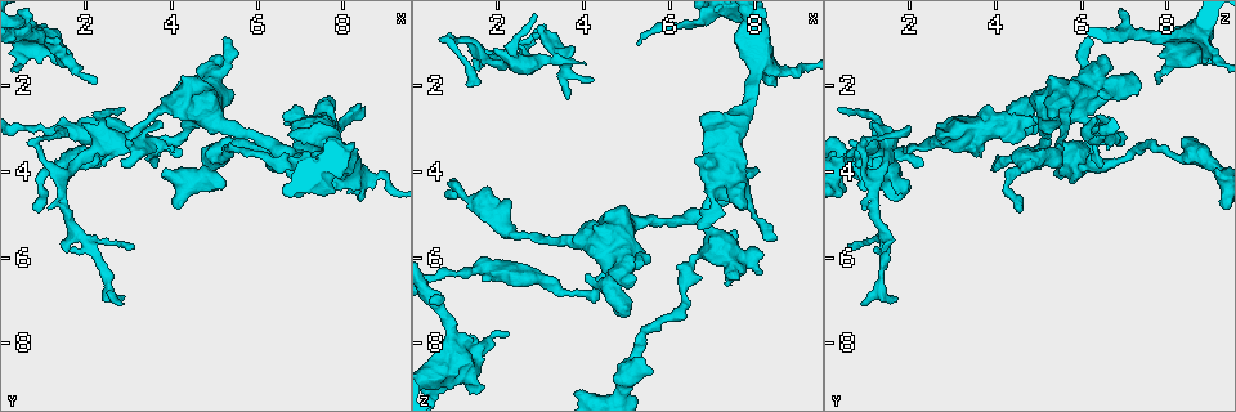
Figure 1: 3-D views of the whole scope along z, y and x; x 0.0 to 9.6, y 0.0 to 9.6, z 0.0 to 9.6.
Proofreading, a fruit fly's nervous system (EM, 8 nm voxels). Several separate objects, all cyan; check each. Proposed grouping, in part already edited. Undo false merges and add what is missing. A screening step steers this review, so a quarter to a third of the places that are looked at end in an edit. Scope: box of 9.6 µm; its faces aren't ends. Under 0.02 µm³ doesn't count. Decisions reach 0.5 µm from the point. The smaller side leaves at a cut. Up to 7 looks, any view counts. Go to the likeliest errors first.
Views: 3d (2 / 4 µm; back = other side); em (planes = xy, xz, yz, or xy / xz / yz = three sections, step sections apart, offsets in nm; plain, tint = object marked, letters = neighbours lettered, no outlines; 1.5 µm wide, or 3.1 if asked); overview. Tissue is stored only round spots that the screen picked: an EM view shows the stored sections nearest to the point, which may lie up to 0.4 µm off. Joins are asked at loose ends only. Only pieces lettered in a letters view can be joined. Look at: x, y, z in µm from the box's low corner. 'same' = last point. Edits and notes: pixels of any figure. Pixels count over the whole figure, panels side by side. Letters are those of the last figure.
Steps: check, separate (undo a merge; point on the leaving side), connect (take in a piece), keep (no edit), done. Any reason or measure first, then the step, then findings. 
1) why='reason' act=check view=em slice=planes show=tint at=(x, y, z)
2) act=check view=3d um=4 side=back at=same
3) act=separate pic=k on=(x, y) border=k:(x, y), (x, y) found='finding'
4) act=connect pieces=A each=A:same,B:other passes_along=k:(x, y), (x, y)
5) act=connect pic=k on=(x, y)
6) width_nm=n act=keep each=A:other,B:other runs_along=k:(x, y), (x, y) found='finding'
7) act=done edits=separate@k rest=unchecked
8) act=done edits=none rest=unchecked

why='free end' act=check view=em slice=planes show=letters at=(8.05, 3.90, 3.95)

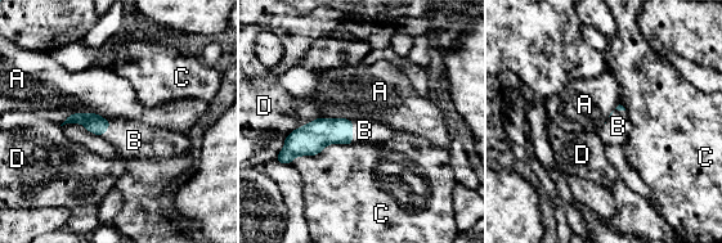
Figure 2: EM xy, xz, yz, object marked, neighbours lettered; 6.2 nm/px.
act=connect pieces=B each=A:other,B:same,C:other,D:other found='the neuron continues'

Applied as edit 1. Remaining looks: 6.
why='branch stops here' act=check view=em slice=planes show=letters at=(2.25, 1.90, 7.90)

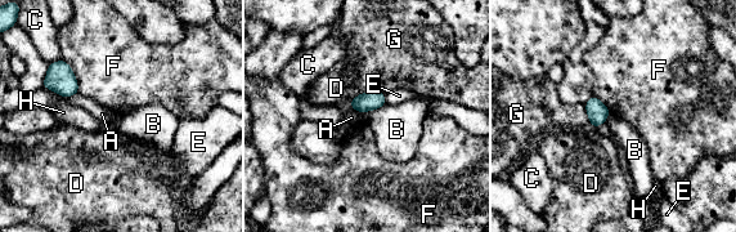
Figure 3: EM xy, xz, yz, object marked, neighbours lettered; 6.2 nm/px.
act=keep each=A:other,B:other,C:other,D:other,E:other,F:other,G:other,H:other border=3:(386, 103), (363, 114) found='no lettered piece goes on from it'

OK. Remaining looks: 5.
act=done edits=connect@2 rest=unchecked

